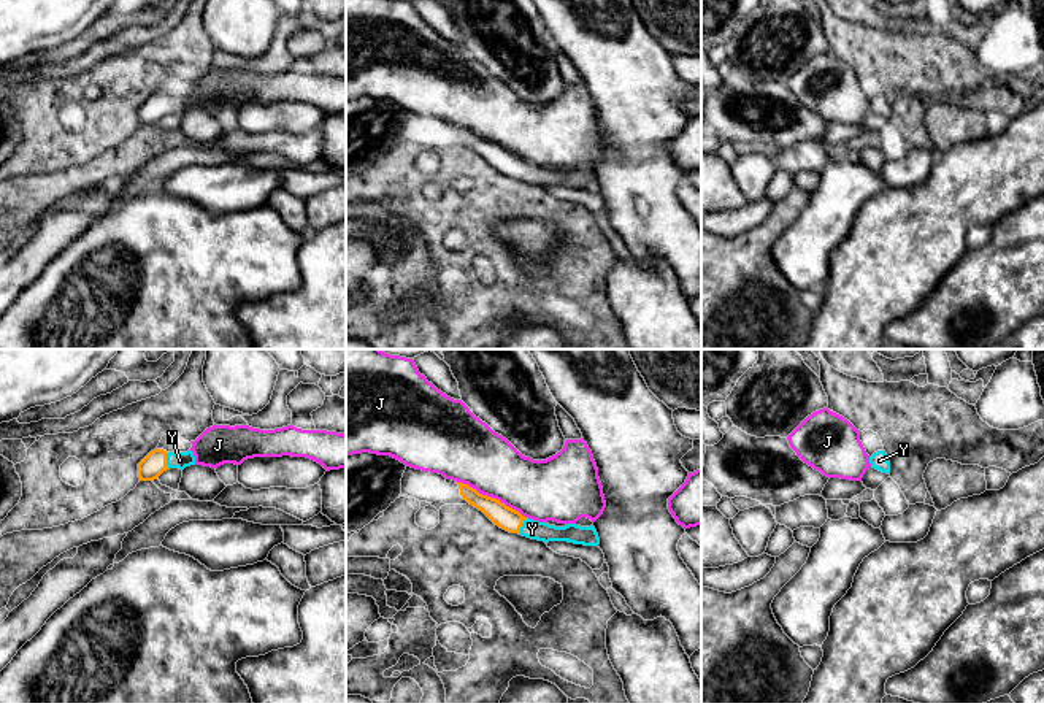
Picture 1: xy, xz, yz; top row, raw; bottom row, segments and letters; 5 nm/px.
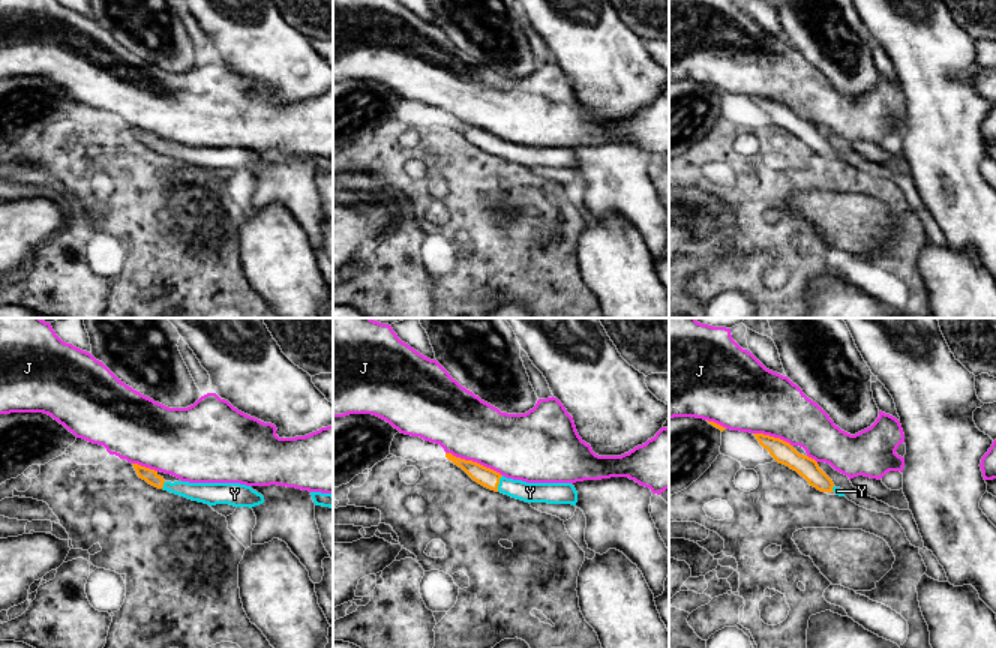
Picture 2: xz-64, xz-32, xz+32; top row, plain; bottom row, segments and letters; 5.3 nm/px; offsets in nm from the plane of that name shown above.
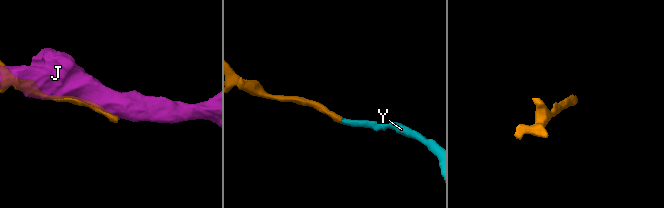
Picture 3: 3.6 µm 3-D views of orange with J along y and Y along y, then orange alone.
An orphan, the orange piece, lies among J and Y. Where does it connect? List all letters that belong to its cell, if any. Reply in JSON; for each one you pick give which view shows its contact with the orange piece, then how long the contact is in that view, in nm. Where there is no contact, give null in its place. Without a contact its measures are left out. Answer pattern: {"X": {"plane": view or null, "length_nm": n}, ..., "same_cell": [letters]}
{"Y": {"plane": "xy", "length_nm": 90}, "same_cell": ["Y"]}

